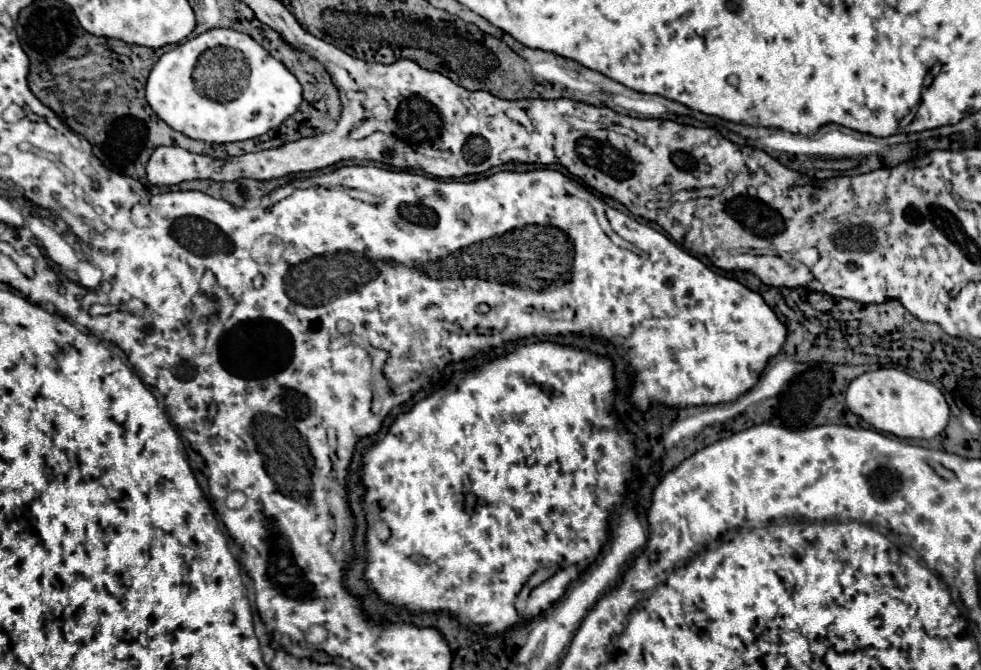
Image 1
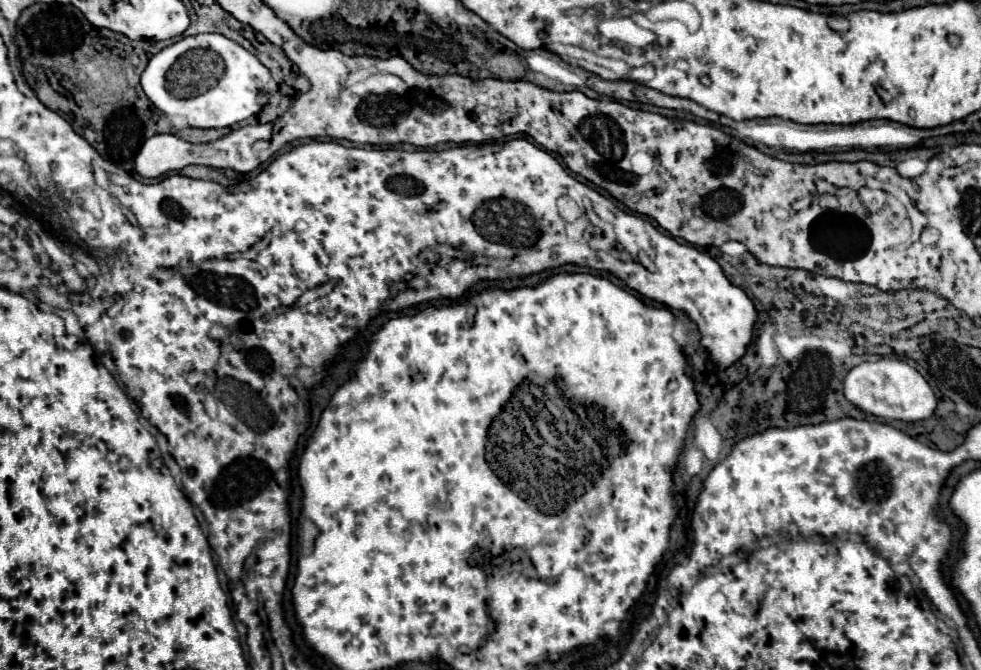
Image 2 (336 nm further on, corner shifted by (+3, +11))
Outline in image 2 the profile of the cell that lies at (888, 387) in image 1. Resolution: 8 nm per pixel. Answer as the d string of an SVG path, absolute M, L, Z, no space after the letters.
M880 359L856 365L844 379L844 395L858 409L886 419L922 421L932 417L936 409L936 395L928 381L900 359Z

